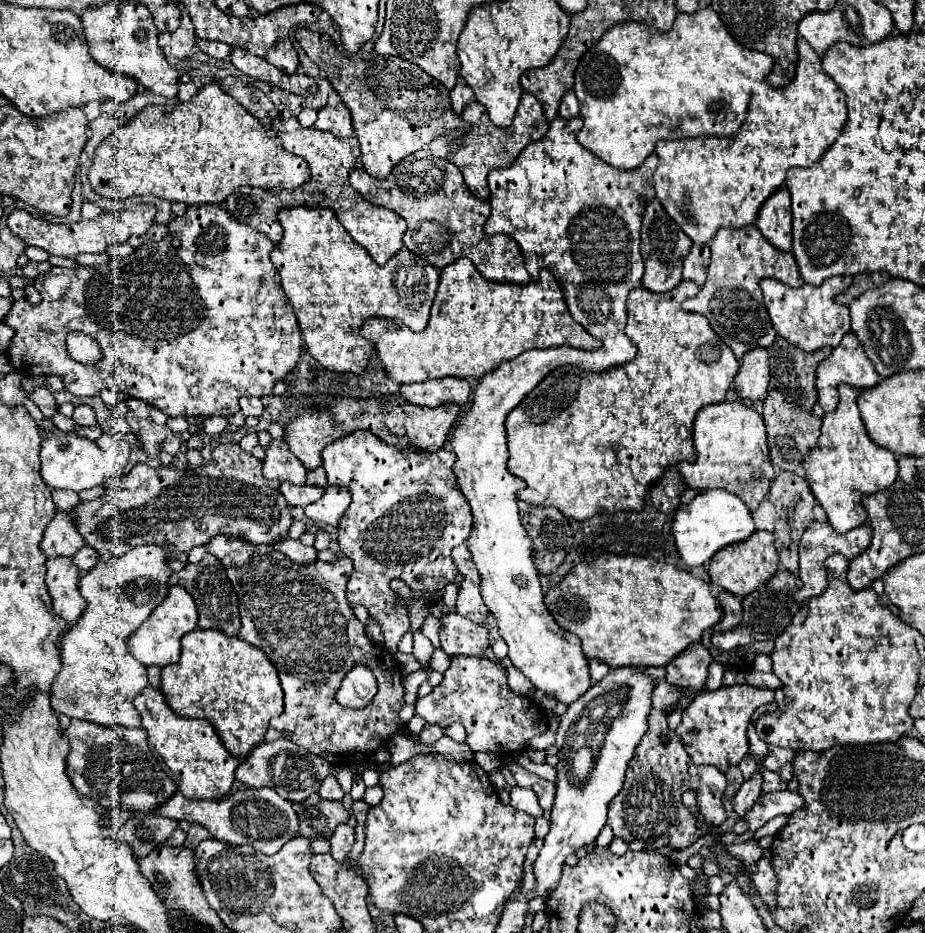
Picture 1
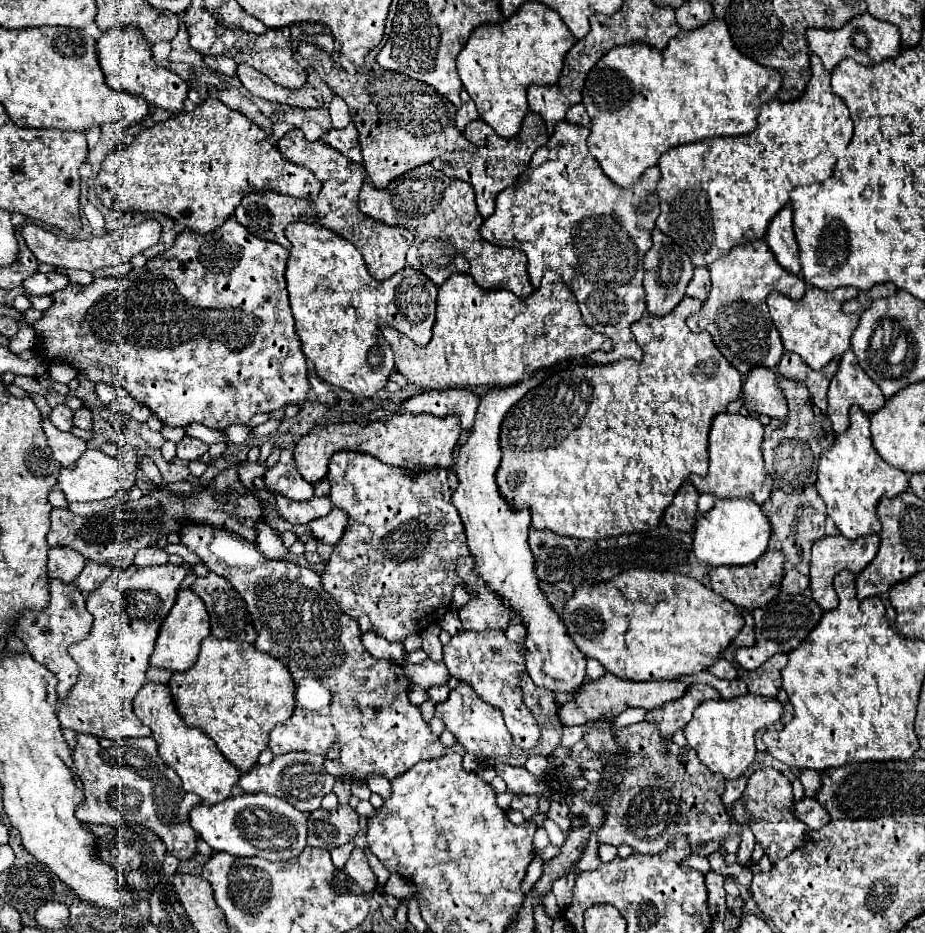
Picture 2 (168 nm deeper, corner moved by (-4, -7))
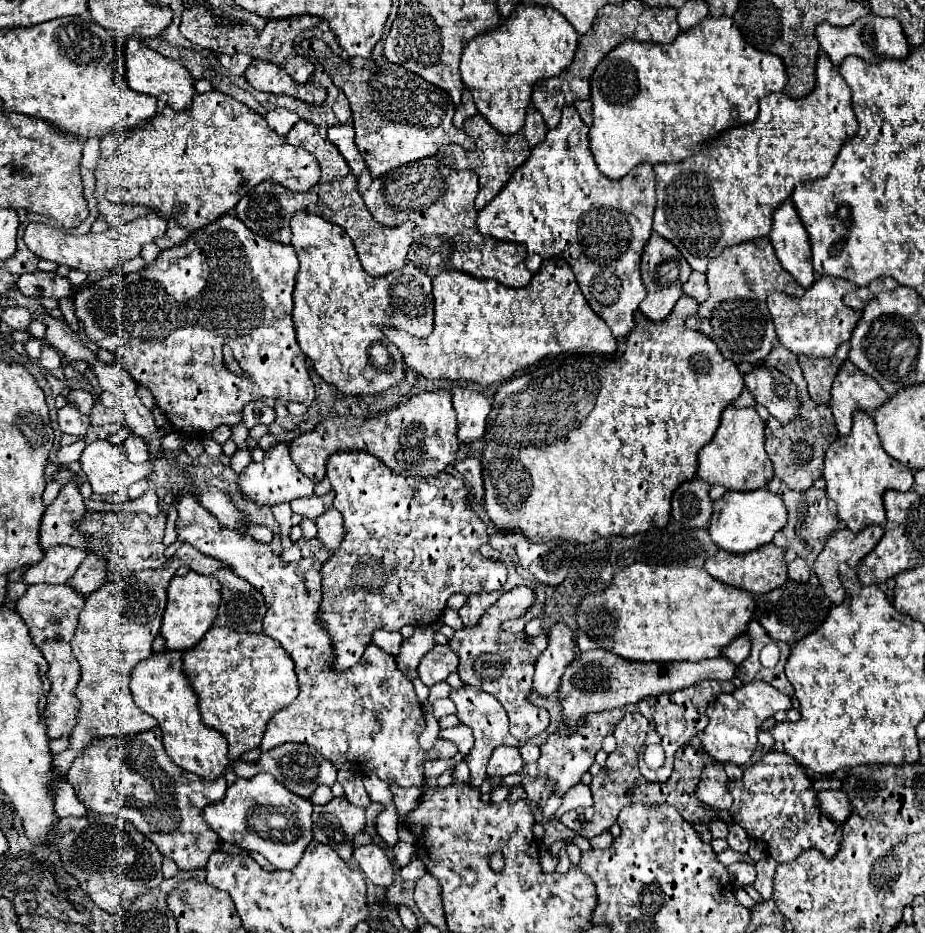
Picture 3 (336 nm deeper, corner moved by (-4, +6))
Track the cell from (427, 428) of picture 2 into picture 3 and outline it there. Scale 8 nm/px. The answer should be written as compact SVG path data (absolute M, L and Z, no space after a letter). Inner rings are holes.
M433 390L411 396L407 402L373 418L329 416L311 432L297 436L291 444L291 458L299 470L315 482L325 478L325 466L337 450L367 450L401 476L433 476L455 462L459 448L457 420L449 390Z

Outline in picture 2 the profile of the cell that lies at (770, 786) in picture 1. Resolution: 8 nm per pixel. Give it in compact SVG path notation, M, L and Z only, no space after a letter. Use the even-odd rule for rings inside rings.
M767 767L767 769L757 769L749 779L747 779L747 789L743 791L741 799L733 803L733 807L729 809L729 815L733 815L733 819L739 825L749 825L755 841L765 849L765 853L769 855L771 863L785 859L789 853L793 853L797 847L805 845L805 835L809 833L809 829L795 829L797 819L793 817L793 789L791 789L791 781Z

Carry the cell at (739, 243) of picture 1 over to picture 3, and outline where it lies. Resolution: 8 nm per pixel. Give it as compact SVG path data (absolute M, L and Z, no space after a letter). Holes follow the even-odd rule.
M769 238L741 242L729 250L723 250L721 256L709 260L707 280L709 298L699 304L695 316L687 318L687 326L707 334L717 344L721 354L741 368L761 362L777 342L775 326L765 304L767 294L785 292L791 296L801 296L805 292L805 288L801 288L795 278L783 270Z

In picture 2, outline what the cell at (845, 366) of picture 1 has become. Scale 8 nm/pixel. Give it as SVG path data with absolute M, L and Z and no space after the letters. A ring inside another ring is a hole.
M849 349L843 359L837 375L829 383L829 407L827 415L833 421L835 433L845 433L849 427L849 409L857 405L867 415L879 411L885 405L885 397L879 387L857 367L857 359Z

